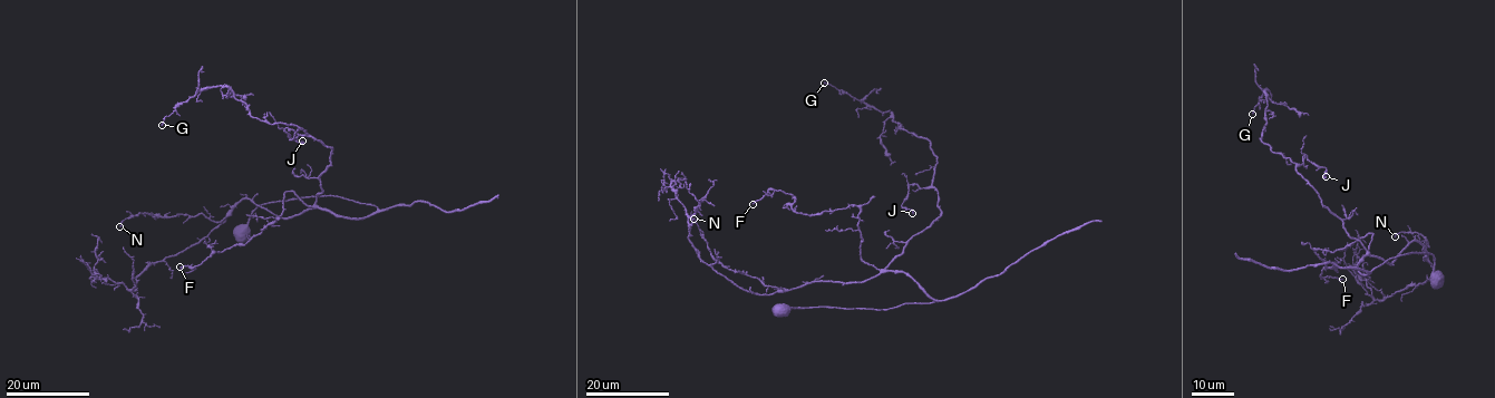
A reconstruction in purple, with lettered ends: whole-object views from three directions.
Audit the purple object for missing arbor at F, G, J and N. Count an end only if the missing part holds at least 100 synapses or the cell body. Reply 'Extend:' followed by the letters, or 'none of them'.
Extend: none of them

